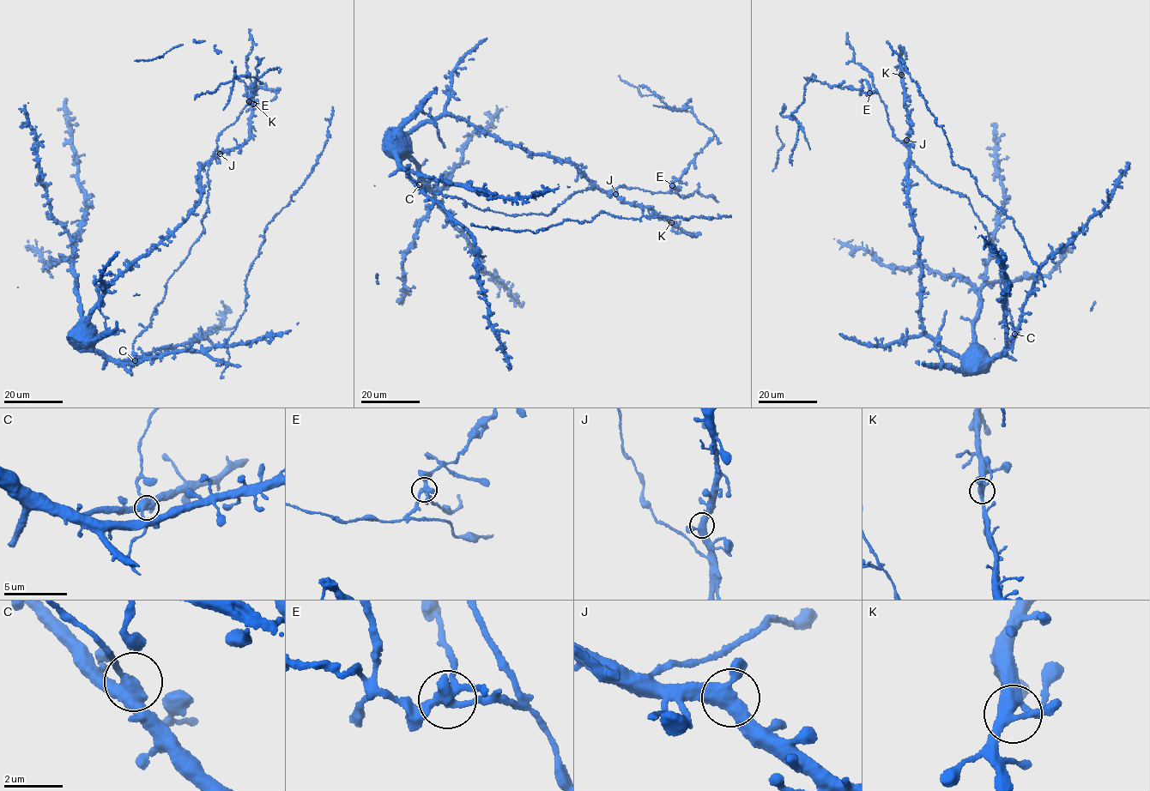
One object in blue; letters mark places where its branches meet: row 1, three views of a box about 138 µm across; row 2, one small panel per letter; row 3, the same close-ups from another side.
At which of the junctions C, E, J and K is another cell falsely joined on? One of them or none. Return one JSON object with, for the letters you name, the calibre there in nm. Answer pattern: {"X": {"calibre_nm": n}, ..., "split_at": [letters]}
{"E": {"calibre_nm": 340}, "split_at": ["E"]}

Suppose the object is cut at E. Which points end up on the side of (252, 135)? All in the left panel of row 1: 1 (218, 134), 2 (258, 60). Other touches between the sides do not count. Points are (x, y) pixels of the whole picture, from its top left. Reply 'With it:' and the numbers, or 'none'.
With it: 1

